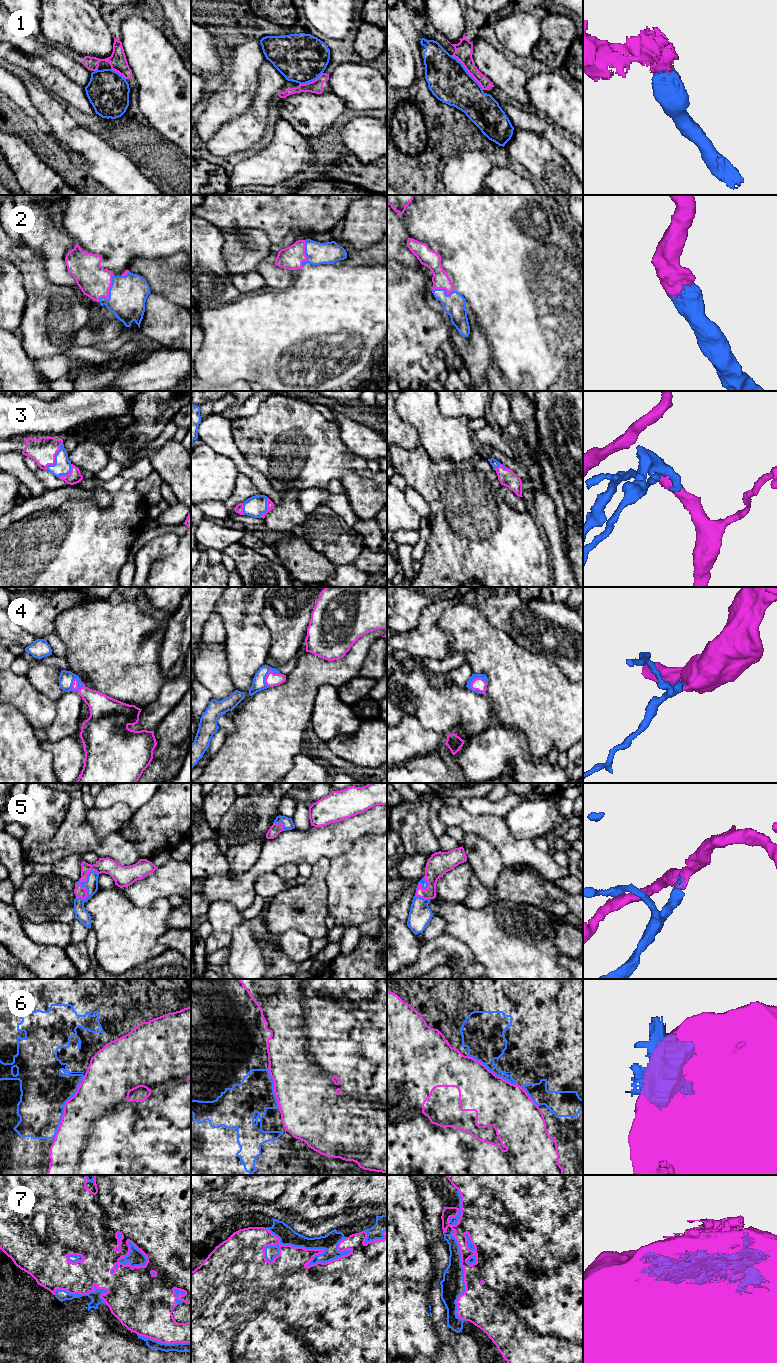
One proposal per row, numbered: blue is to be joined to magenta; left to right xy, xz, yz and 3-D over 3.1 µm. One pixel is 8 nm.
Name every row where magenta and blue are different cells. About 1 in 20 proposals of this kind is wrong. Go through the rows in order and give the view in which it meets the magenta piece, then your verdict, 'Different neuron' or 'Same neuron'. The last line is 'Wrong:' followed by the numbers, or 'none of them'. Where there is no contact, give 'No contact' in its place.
1: Touches magenta in yz. Same neuron
2: Touches magenta in xy. Same neuron
3: Touches magenta in xy. Same neuron
4: Touches magenta in xy. Same neuron
5: Touches magenta in xy. Same neuron
6: Touches magenta in xy. Same neuron
7: Touches magenta in xz. Same neuron
Wrong: none of them

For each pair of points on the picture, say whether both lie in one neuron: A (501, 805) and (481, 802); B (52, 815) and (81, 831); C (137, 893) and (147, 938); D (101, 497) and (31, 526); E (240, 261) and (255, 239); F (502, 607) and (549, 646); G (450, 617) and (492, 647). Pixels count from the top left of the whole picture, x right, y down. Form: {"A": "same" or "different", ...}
{"A": "same", "B": "different", "C": "different", "D": "different", "E": "same", "F": "same", "G": "same"}

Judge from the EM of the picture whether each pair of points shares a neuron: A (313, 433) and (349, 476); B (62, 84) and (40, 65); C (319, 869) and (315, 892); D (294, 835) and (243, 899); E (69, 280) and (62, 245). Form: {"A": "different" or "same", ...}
{"A": "different", "B": "same", "C": "same", "D": "same", "E": "same"}

